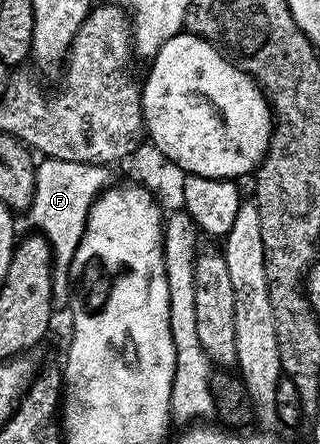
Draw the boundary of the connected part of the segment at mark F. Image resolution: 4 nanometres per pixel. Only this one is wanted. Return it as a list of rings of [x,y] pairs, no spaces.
[[[42,158],[35,169],[34,199],[25,217],[51,242],[51,304],[54,310],[66,308],[71,298],[70,268],[87,225],[92,203],[110,184],[108,166],[81,164],[76,161]]]

